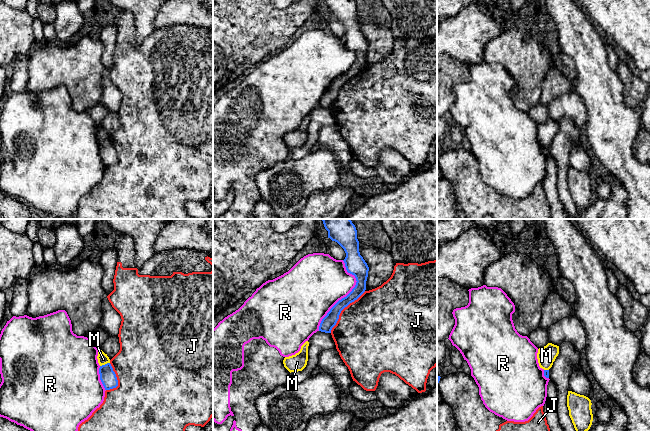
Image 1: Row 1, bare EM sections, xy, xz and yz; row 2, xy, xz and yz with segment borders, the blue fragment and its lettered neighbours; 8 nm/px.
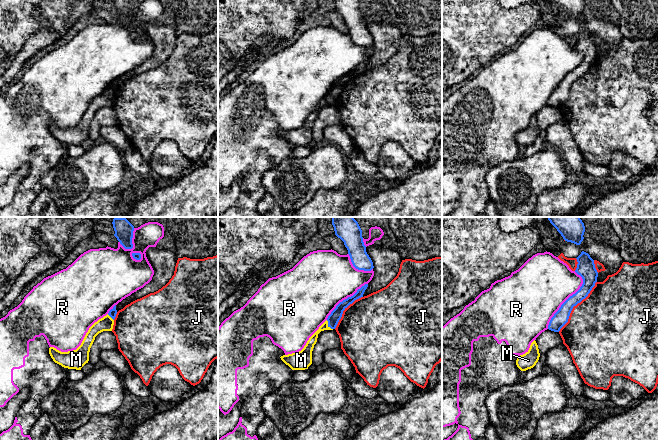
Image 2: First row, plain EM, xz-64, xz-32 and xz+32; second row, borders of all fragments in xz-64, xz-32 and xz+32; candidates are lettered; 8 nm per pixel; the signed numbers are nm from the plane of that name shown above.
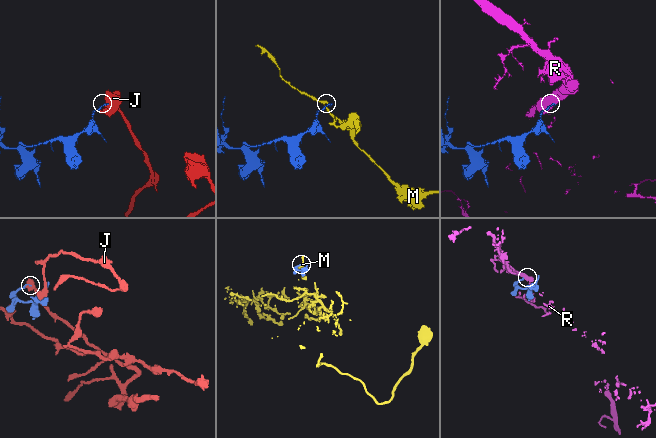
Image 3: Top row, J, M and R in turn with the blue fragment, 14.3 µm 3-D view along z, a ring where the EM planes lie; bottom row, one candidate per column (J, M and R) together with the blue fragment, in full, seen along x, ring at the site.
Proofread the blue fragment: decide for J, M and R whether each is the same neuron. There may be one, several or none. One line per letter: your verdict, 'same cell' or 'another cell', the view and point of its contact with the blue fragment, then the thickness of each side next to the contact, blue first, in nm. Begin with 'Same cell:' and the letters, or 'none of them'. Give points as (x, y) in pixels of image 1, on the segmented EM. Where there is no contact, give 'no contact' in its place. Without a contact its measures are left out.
Same cell: none of them
J: another cell | xz (342, 309) | 110/480 nm
M: another cell | xy (105, 364) | 130/90 nm
R: another cell | xz (347, 295) | 160/420 nm

